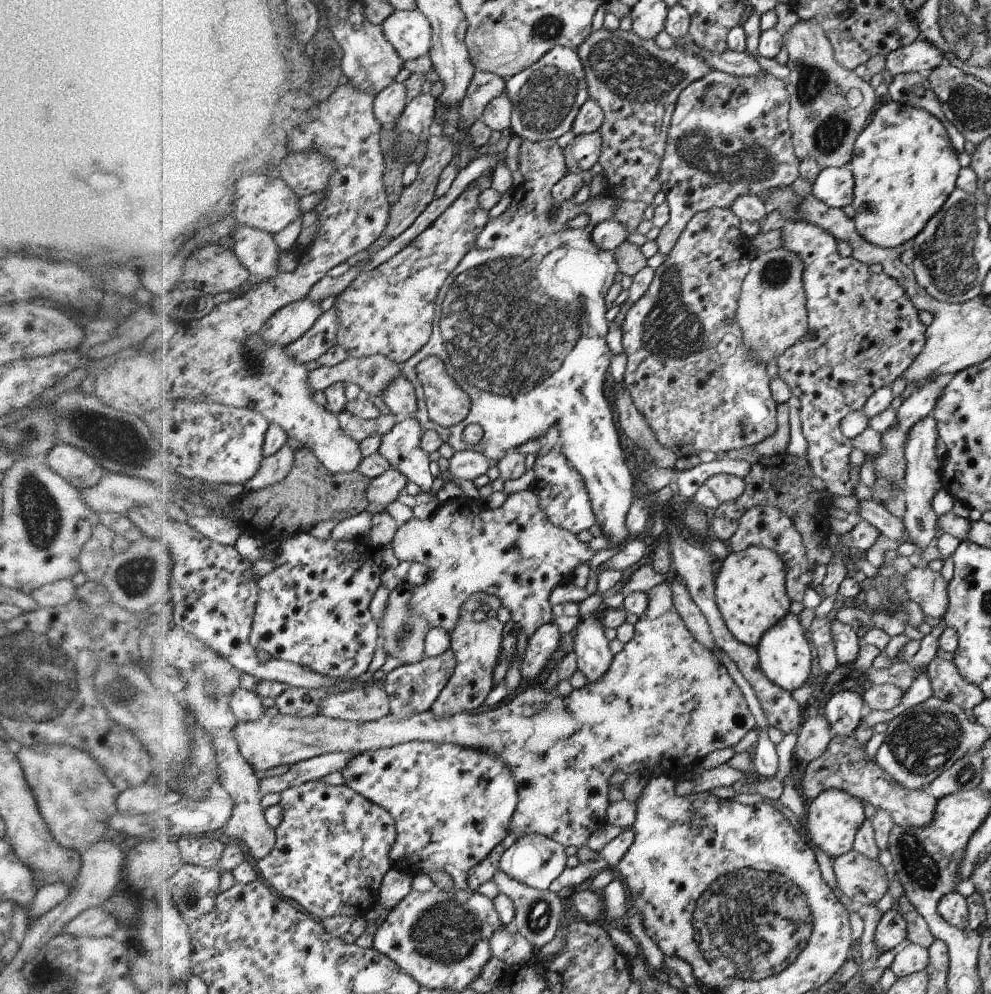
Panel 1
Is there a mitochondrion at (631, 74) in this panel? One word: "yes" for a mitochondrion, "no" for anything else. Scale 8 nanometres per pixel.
yes

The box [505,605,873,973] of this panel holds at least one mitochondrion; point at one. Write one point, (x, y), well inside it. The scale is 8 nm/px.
(538, 912)

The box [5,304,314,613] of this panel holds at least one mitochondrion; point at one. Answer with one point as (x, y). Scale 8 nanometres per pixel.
(39, 514)

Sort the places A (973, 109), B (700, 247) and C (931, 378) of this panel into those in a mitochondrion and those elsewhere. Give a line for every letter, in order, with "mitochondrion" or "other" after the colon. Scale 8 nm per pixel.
A: mitochondrion
B: other
C: other

